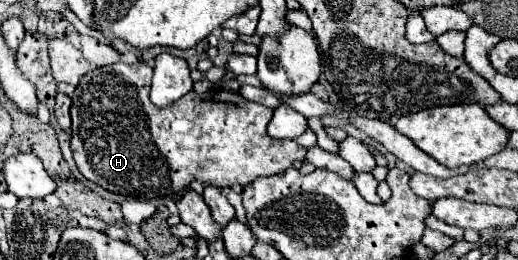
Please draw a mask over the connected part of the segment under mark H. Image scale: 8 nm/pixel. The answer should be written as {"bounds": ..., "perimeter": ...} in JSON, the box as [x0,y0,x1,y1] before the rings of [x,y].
{"bounds":[70,62,306,198],"perimeter":[[[116,62],[116,64],[108,64],[108,66],[102,66],[102,68],[96,68],[94,72],[86,74],[82,78],[82,82],[76,86],[74,94],[72,94],[72,108],[70,108],[70,114],[72,114],[72,138],[70,138],[70,148],[72,148],[72,156],[74,156],[74,162],[76,166],[80,168],[80,172],[96,182],[98,186],[110,190],[110,192],[116,192],[116,194],[122,194],[122,196],[134,196],[134,198],[156,198],[156,196],[172,196],[172,198],[178,198],[184,194],[184,190],[190,186],[192,180],[200,180],[202,184],[214,184],[214,186],[220,186],[220,188],[230,188],[234,184],[240,184],[240,186],[246,186],[250,184],[252,180],[260,178],[260,176],[272,176],[272,174],[280,174],[284,170],[288,170],[290,166],[294,166],[296,162],[302,162],[306,158],[306,148],[304,146],[298,146],[294,140],[274,140],[268,136],[266,132],[266,126],[272,118],[272,108],[268,106],[262,106],[262,104],[256,104],[256,102],[248,102],[244,100],[238,92],[236,92],[236,102],[222,102],[222,100],[216,100],[214,96],[218,94],[216,92],[208,92],[208,94],[196,94],[194,90],[190,90],[190,94],[184,94],[178,102],[174,102],[174,106],[166,106],[166,108],[158,108],[150,102],[150,82],[152,82],[152,66],[148,66],[146,62],[134,62],[134,64],[124,64],[124,62]]]}

